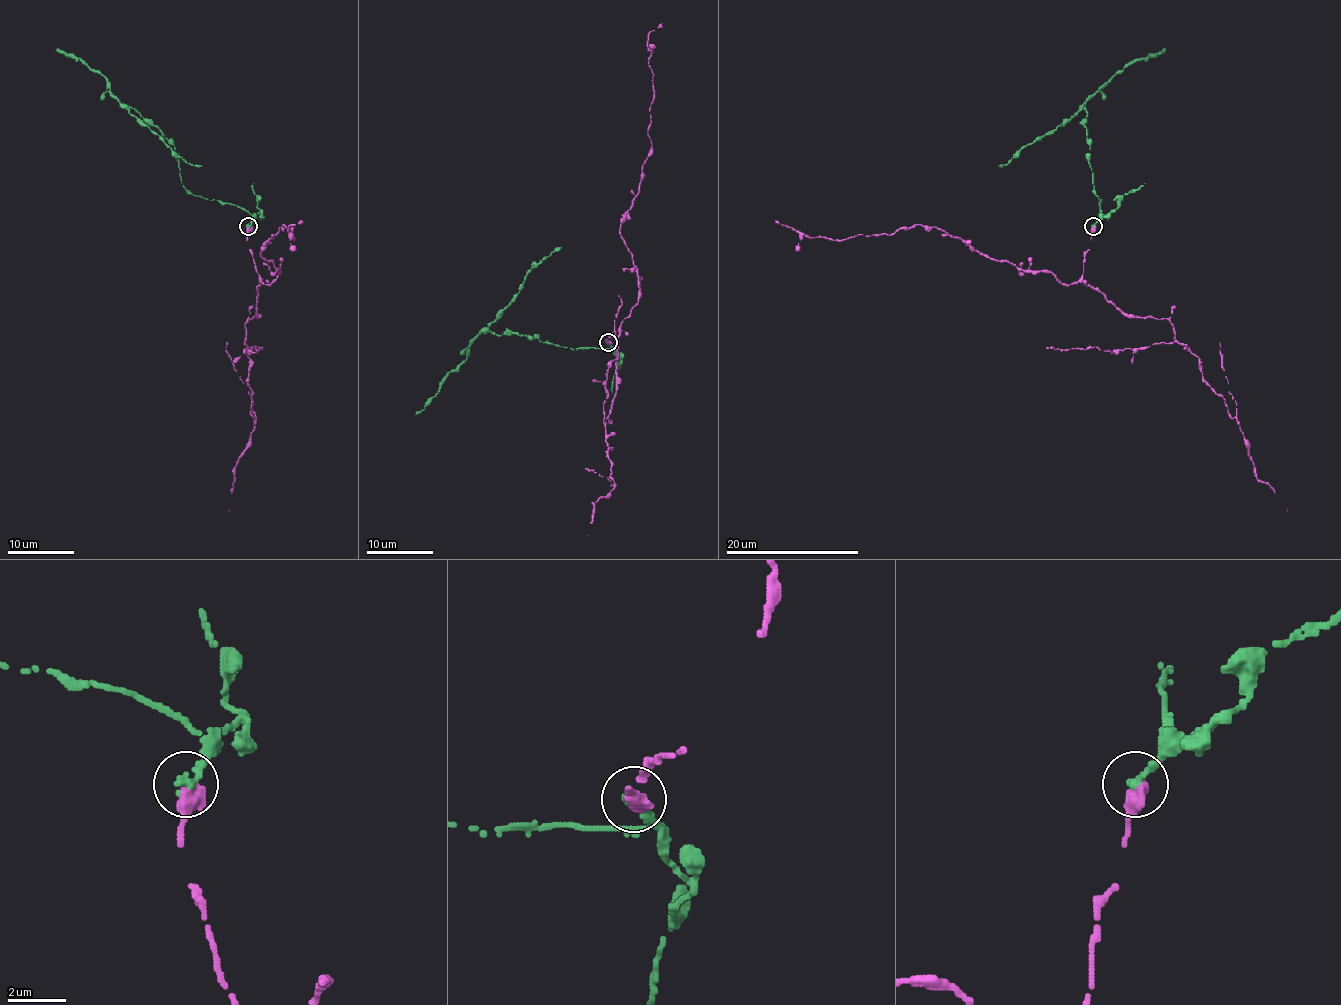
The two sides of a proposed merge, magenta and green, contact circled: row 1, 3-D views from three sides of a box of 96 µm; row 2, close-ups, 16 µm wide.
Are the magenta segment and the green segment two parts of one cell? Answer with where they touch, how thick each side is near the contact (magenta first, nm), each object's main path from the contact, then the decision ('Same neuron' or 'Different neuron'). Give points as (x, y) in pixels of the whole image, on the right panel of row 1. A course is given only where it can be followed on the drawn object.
Place: (1093, 226). Thickness 550 nm (magenta) against 380 nm. Course of magenta: (1094, 226), (1083, 276), (1066, 284), (1051, 273), (979, 255), (934, 226), (845, 240), (810, 238), (775, 221). Course of green: (1093, 226), (1099, 218), (1101, 200), (1093, 183), (1083, 105), (1114, 75), (1136, 60), (1148, 60), (1166, 50). Different neuron

